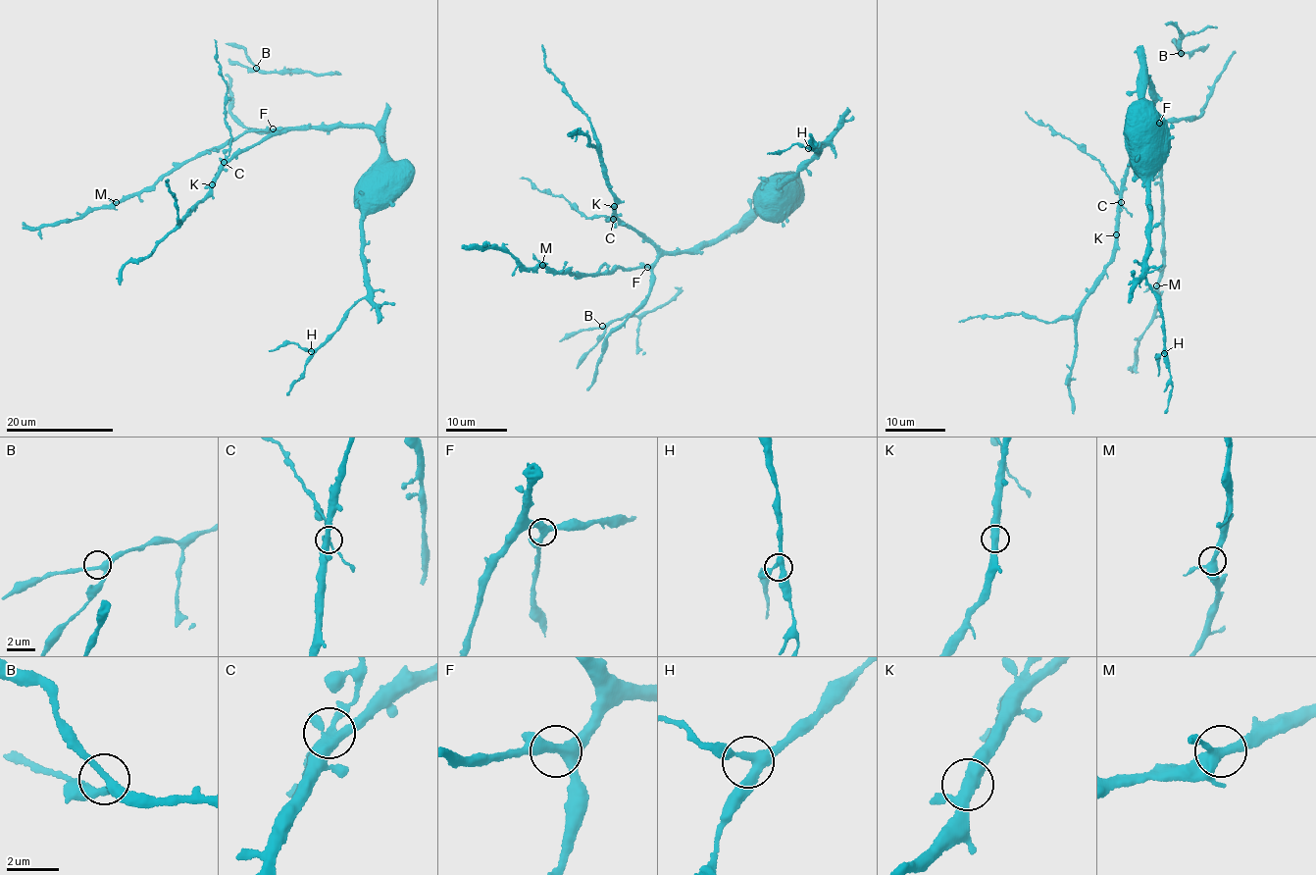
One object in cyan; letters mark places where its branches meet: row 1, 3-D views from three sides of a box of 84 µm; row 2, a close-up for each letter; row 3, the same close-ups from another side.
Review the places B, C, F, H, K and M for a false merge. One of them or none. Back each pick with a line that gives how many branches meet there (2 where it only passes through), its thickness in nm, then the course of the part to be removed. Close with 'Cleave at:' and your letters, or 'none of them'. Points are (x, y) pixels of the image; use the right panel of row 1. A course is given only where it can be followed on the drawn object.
Cleave at: none of them

